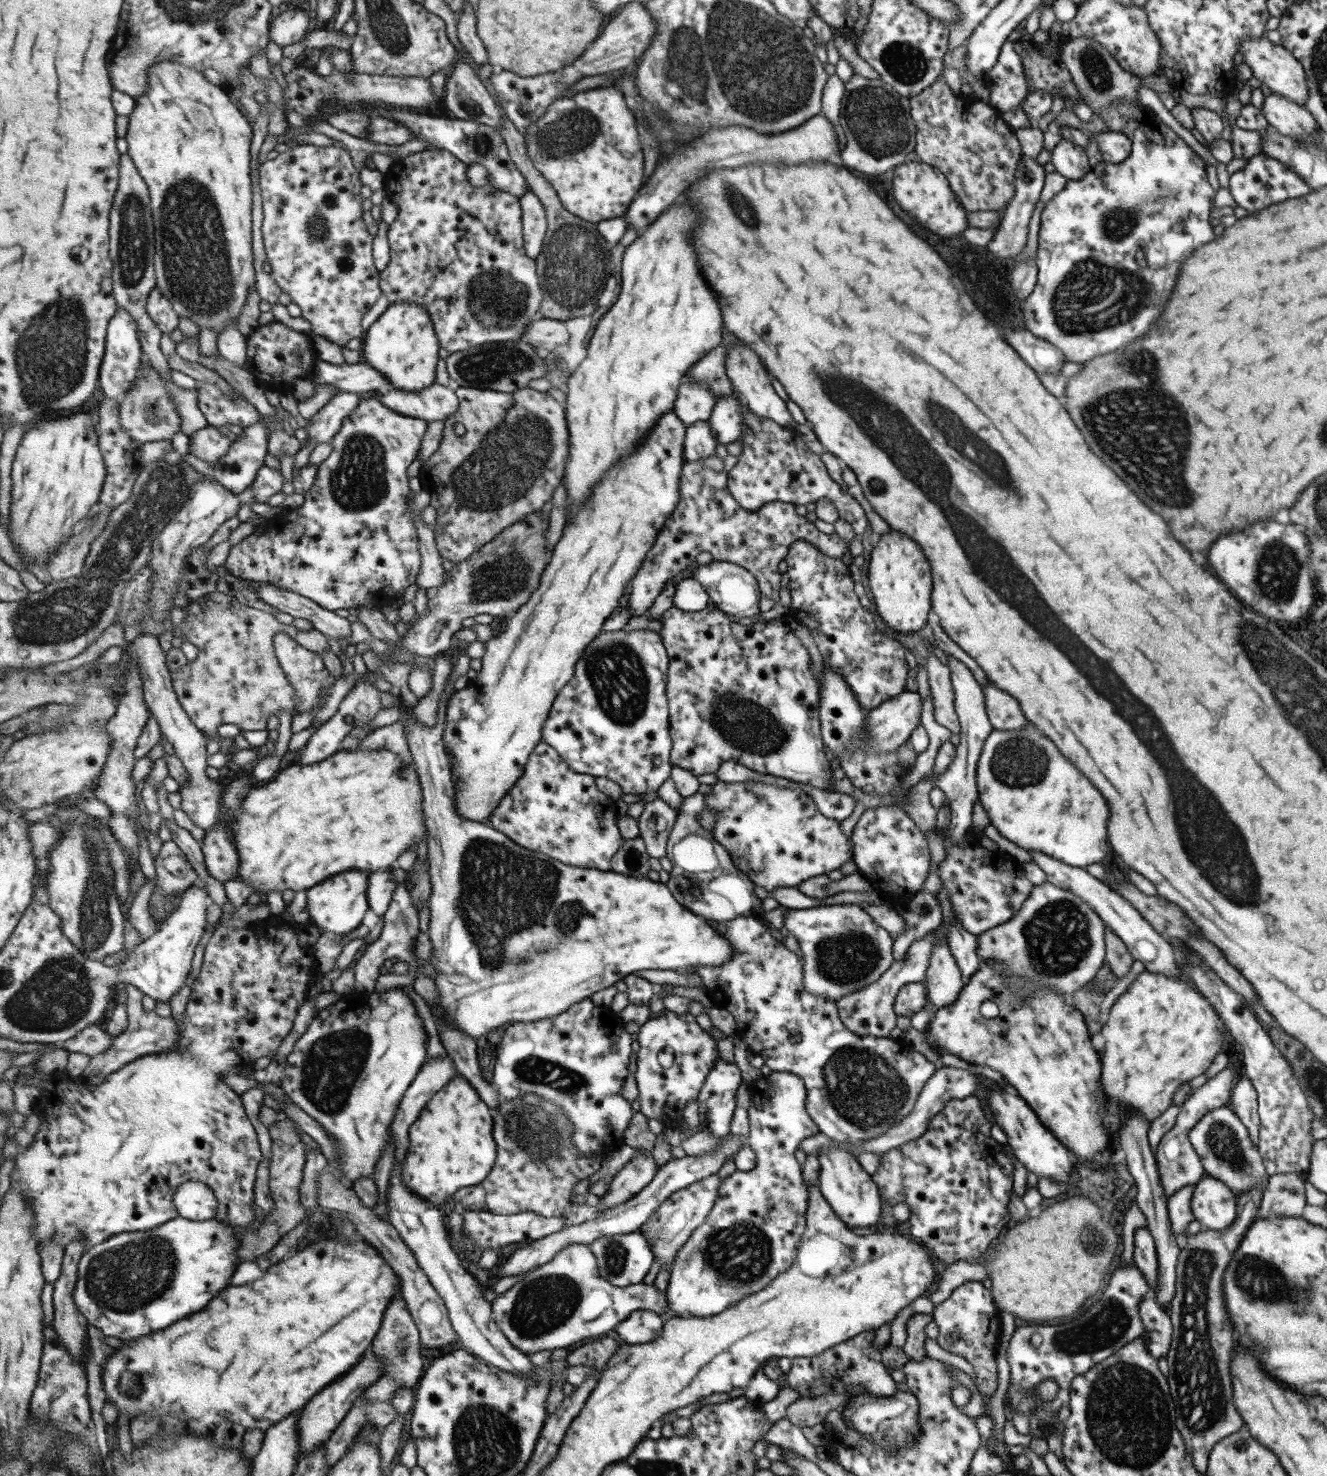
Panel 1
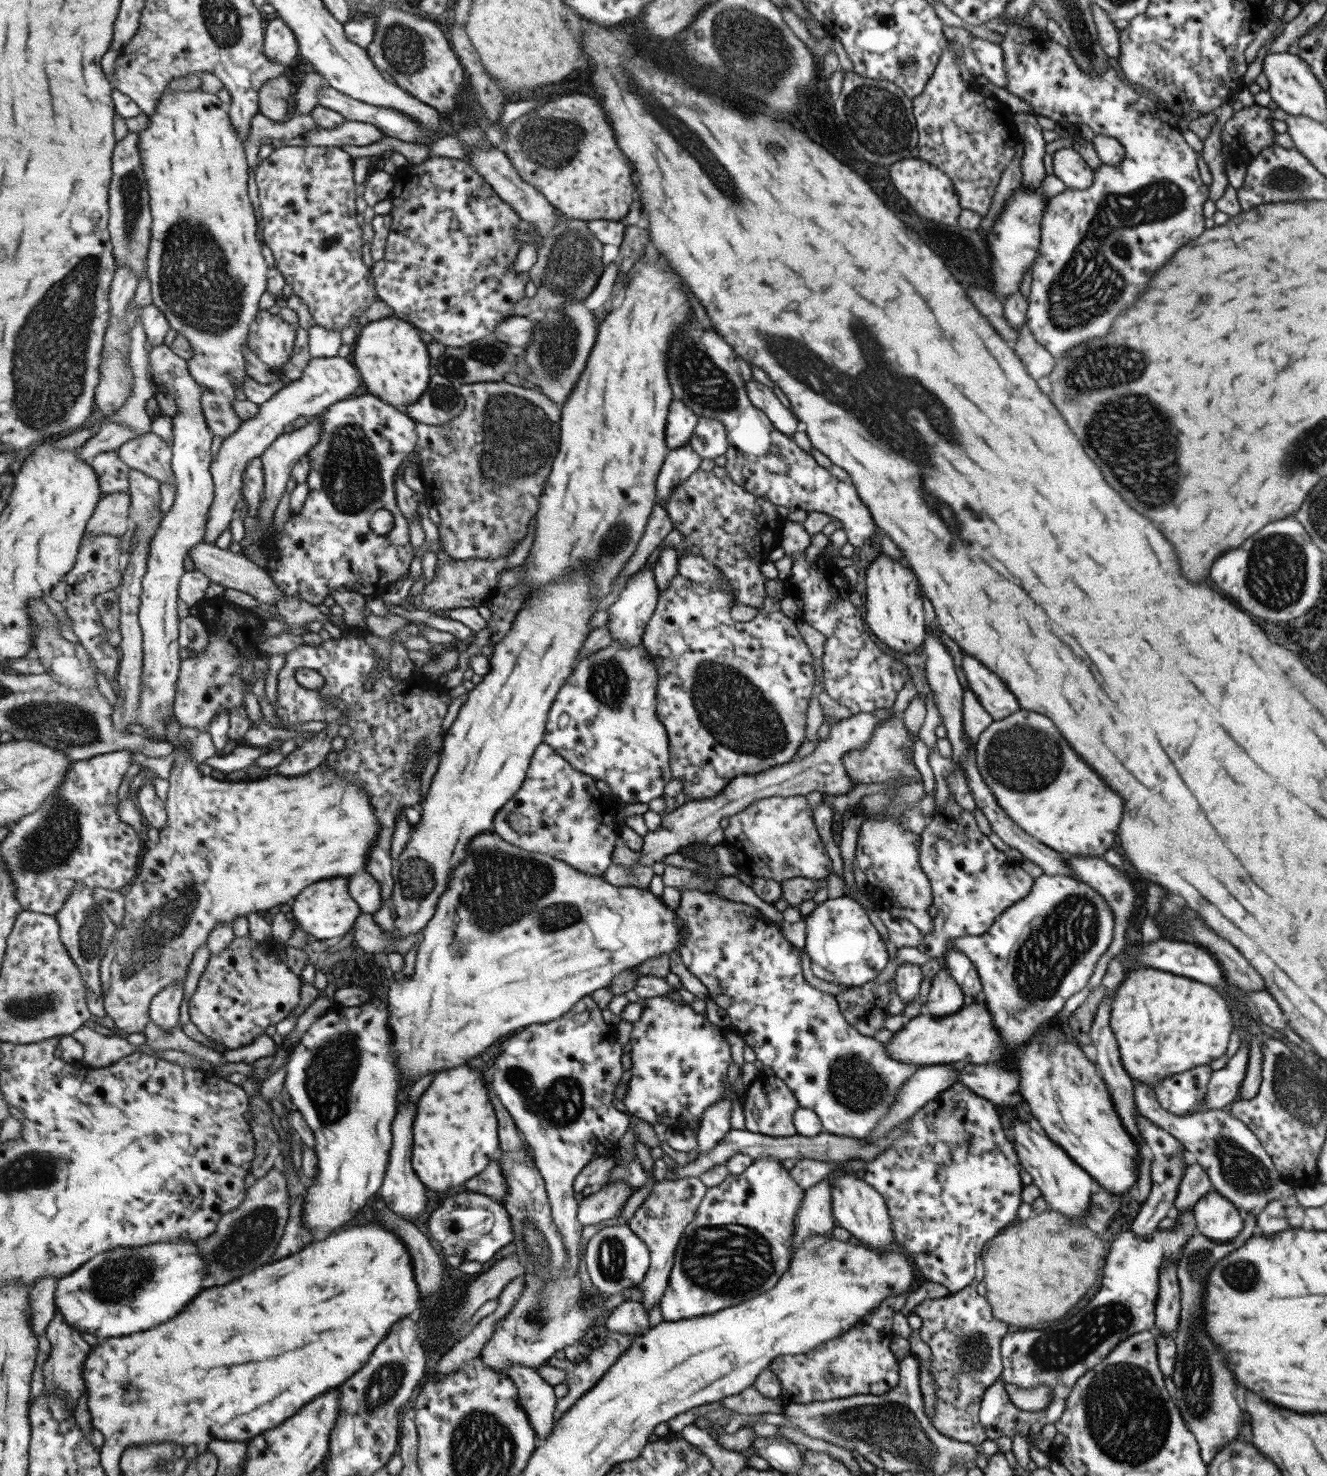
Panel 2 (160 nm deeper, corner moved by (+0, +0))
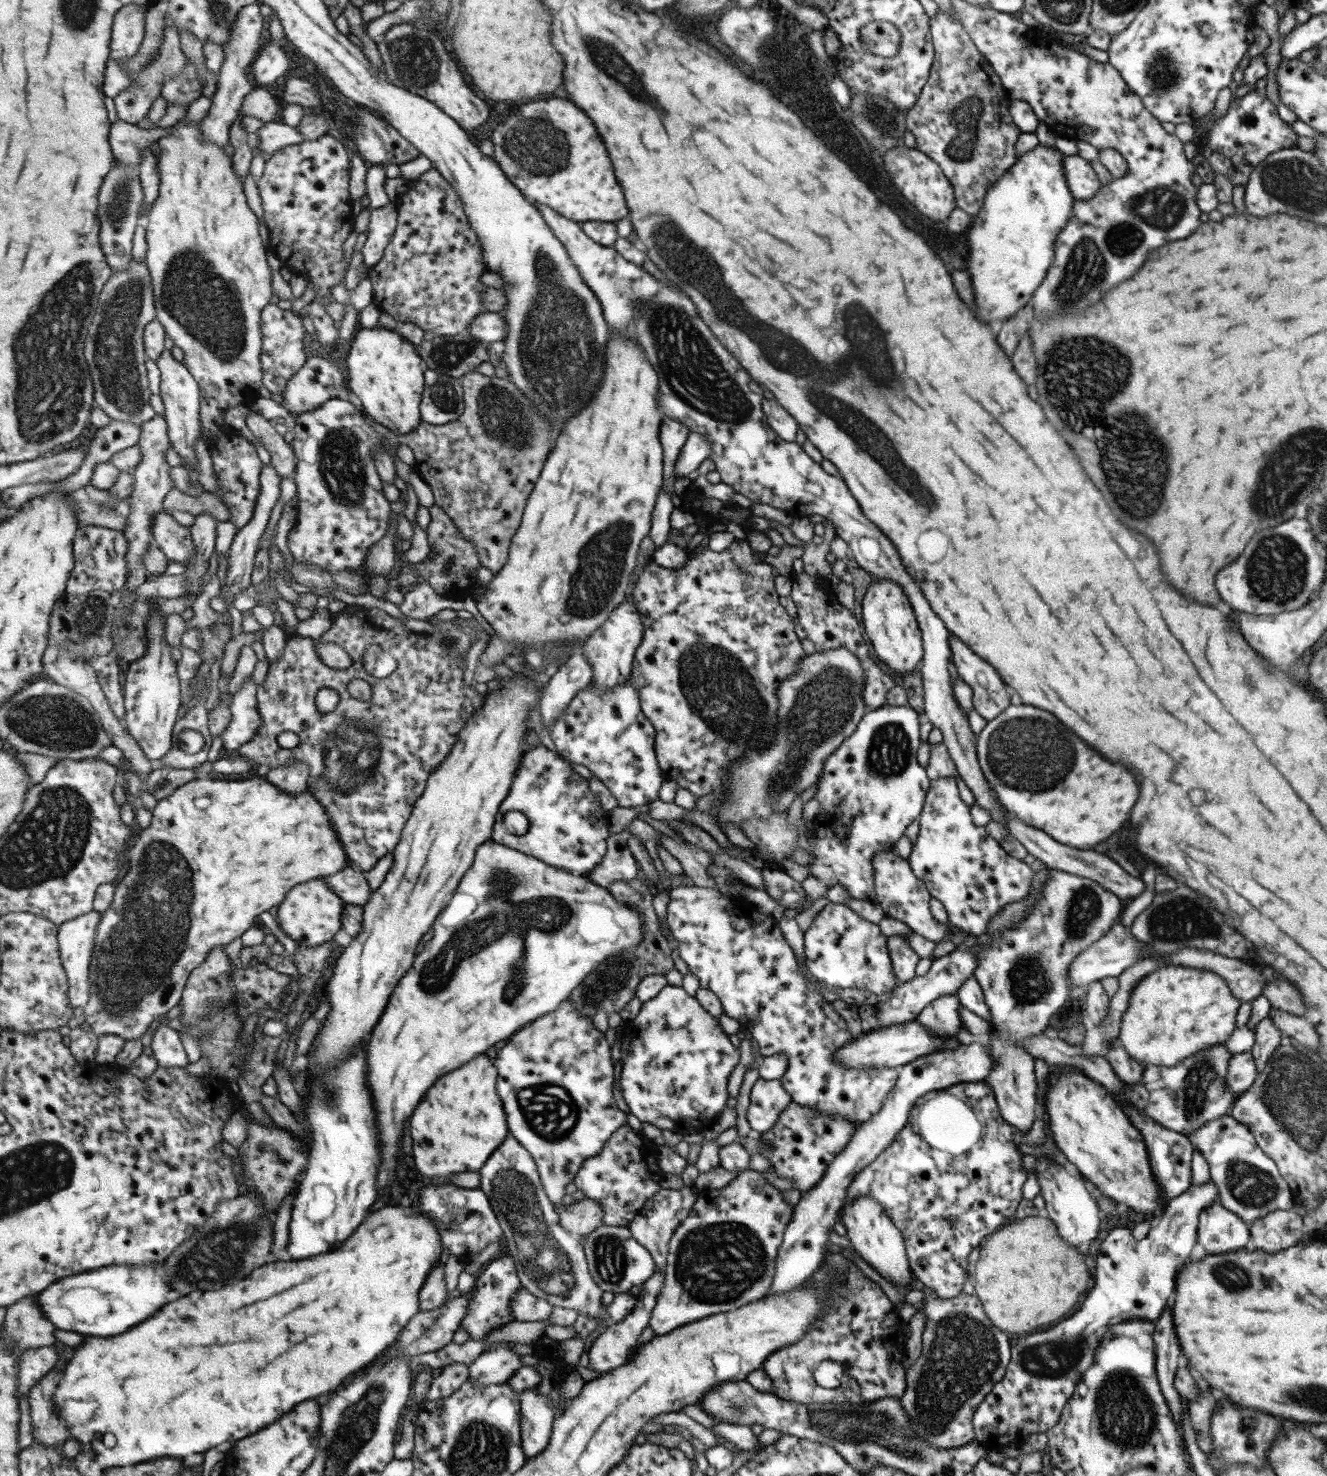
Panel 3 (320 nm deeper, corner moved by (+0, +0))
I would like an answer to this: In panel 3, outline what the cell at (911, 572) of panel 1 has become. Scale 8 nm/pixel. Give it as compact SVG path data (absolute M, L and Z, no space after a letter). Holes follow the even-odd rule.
M888 578L873 579L861 600L861 624L875 656L896 673L909 673L922 658L922 641L909 599L902 588Z

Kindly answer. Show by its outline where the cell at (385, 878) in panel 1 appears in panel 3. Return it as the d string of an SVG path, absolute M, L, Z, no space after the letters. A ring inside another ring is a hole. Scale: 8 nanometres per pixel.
M347 866L336 873L324 878L327 886L345 902L365 906L373 892L369 888L365 872L353 866Z

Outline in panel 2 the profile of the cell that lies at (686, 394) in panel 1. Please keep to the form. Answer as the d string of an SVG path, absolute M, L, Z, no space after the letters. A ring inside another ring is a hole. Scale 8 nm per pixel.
M672 400L668 406L664 441L668 450L683 446L689 441L693 427L699 420L681 401Z

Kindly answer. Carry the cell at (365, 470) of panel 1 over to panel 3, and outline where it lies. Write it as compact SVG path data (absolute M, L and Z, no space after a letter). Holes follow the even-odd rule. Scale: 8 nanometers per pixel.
M333 398L321 408L301 413L296 419L292 447L298 458L295 485L298 488L296 508L299 513L288 532L287 544L294 560L319 565L331 573L355 570L369 579L373 574L368 574L364 568L364 560L369 556L370 548L389 532L391 522L391 504L383 494L383 480L377 470L374 454L381 449L387 451L387 445L381 436L384 436L395 450L403 443L403 434L393 432L382 424L373 428L365 420L363 414L366 415L366 412L363 408L361 410L363 413L347 399Z

